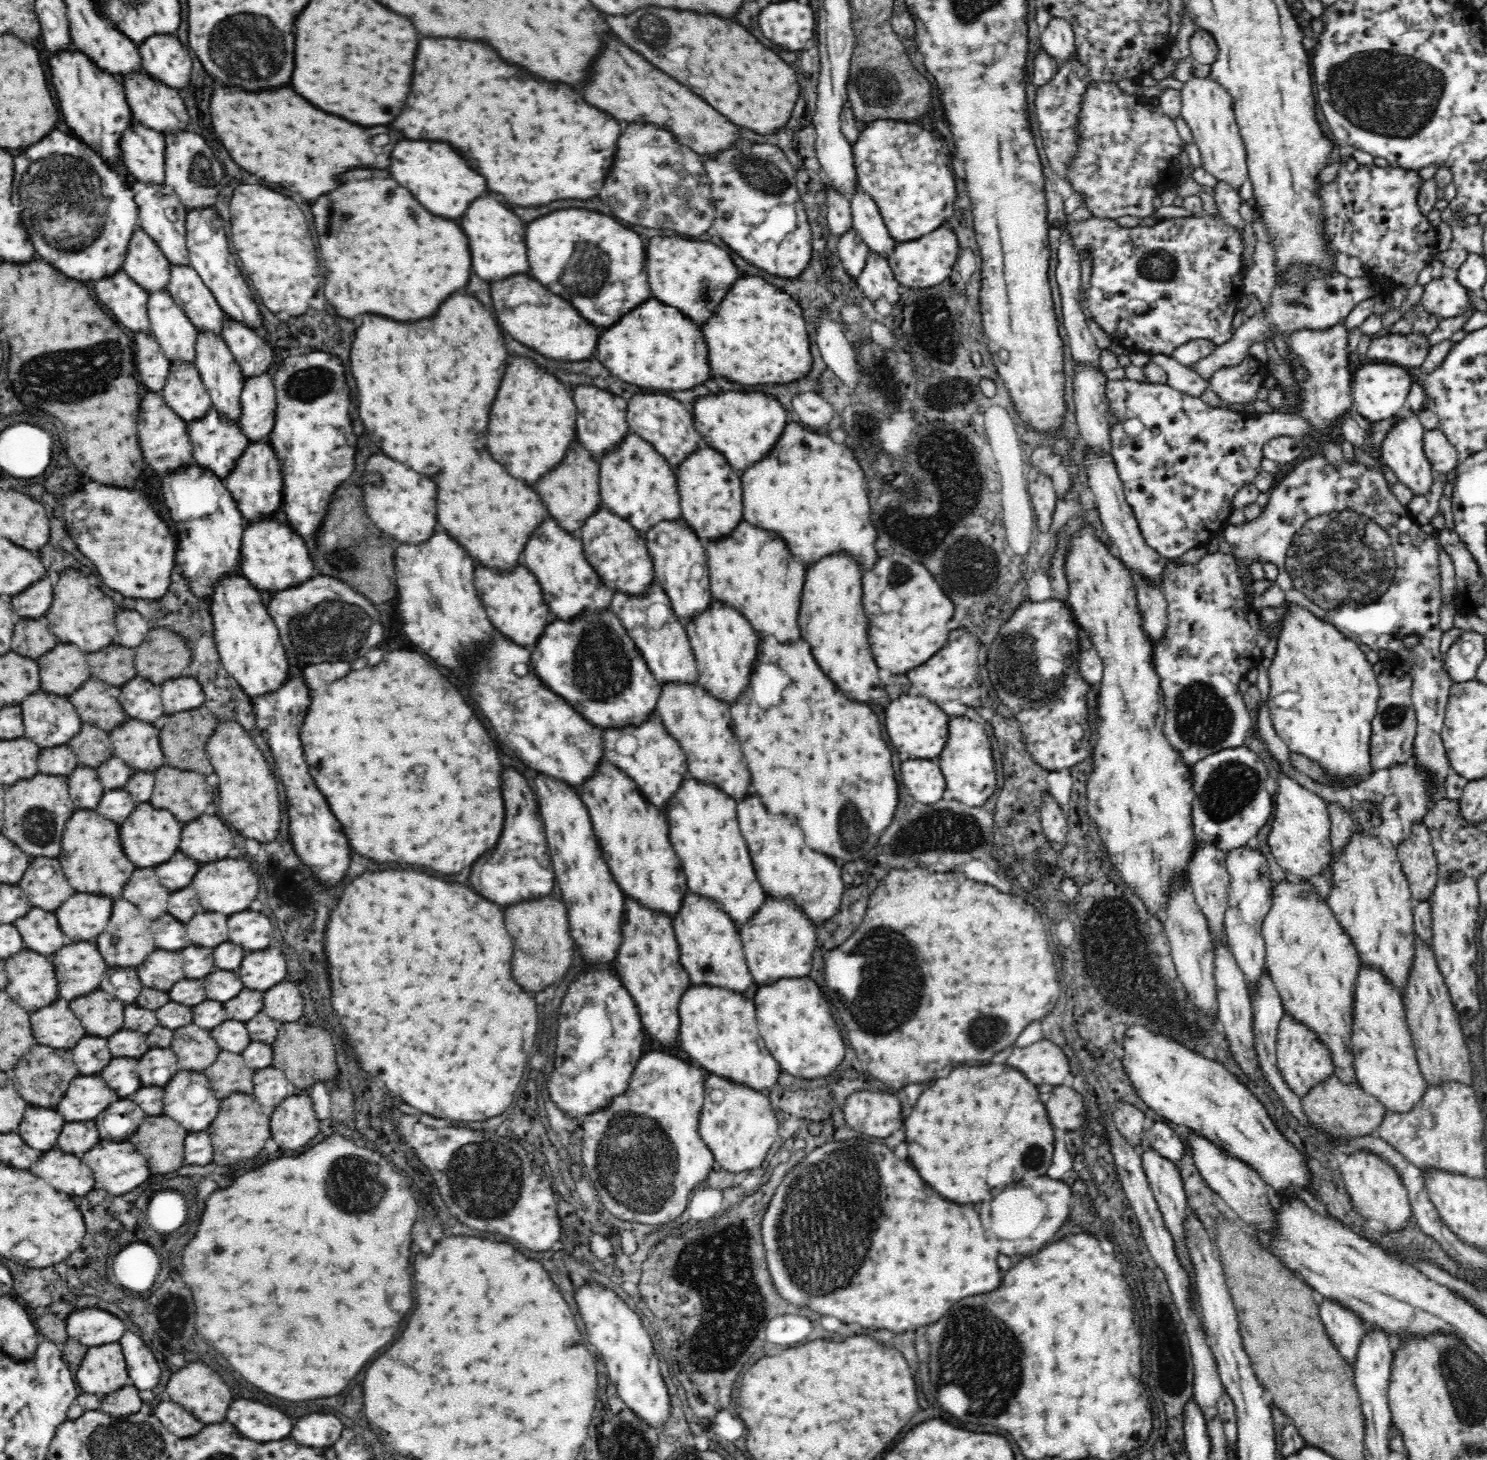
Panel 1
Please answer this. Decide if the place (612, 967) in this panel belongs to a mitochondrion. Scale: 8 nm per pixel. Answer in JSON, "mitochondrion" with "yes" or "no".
{"mitochondrion":"no"}

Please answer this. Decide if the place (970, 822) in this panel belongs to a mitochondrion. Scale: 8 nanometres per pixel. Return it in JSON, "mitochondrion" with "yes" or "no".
{"mitochondrion":"yes"}

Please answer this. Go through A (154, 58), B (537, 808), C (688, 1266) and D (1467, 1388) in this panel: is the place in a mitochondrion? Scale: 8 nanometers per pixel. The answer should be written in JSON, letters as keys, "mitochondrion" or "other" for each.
{"A":"other","B":"other","C":"mitochondrion","D":"mitochondrion"}

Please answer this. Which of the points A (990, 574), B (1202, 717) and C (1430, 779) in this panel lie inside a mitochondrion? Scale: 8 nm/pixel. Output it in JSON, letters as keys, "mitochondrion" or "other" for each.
{"A":"mitochondrion","B":"mitochondrion","C":"other"}

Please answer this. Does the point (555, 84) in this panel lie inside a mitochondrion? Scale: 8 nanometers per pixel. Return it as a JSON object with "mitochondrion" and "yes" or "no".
{"mitochondrion":"no"}

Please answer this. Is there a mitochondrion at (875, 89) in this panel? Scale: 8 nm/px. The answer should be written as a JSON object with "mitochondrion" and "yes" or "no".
{"mitochondrion":"yes"}

